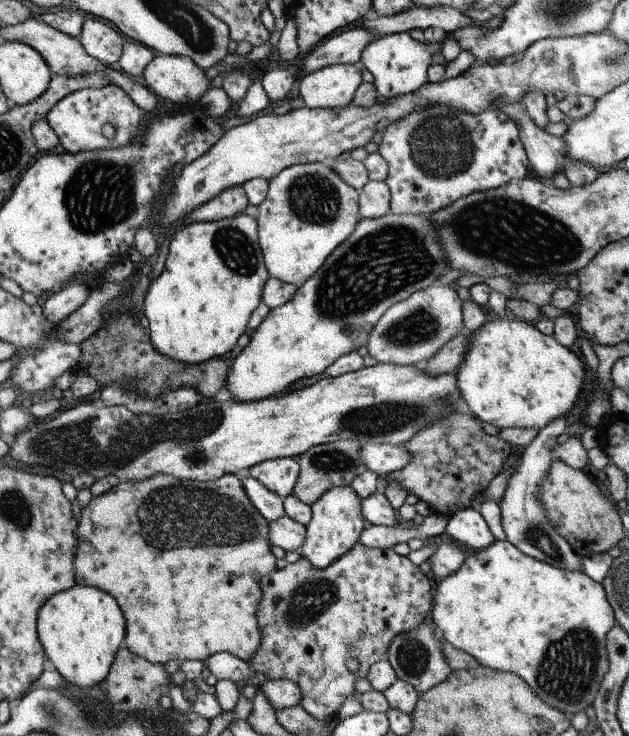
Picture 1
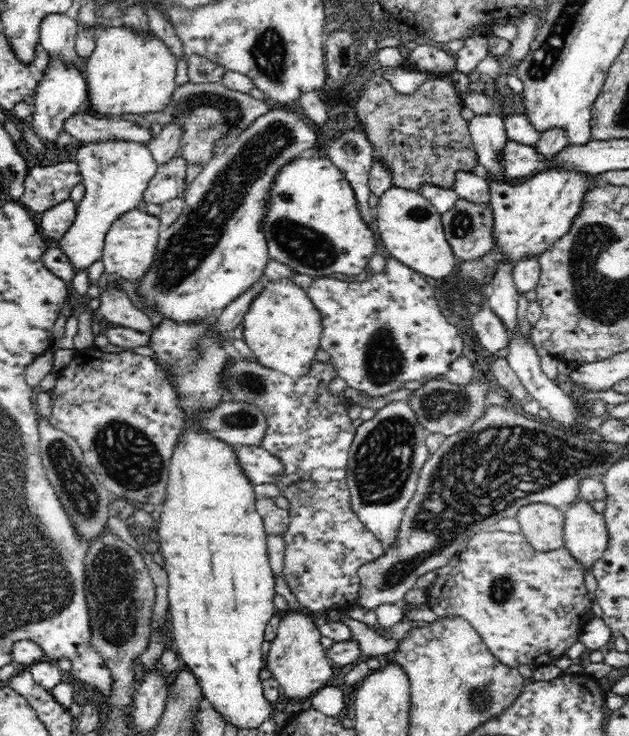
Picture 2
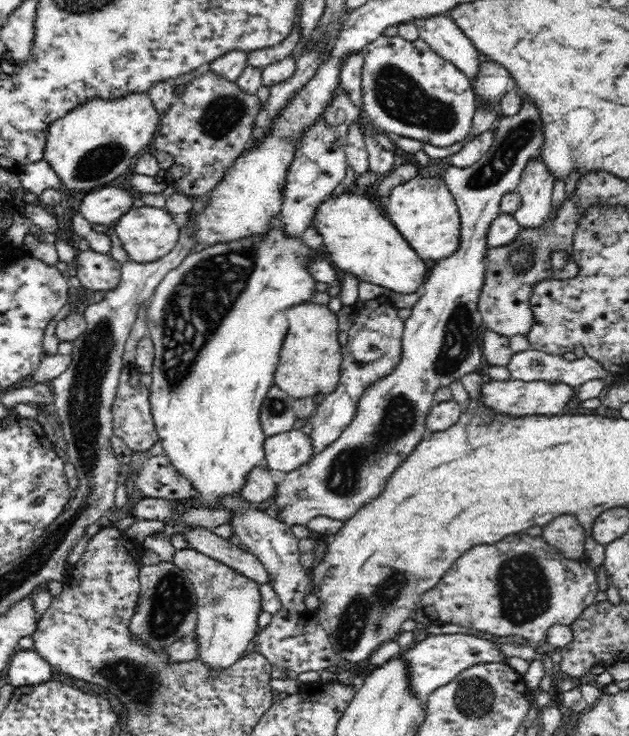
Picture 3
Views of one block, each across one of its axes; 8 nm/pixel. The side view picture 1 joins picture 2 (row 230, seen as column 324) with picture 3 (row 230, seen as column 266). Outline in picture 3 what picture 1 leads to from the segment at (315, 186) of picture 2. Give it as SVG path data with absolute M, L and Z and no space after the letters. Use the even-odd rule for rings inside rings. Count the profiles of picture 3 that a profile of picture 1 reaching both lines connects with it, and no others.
M350 191L340 194L332 192L316 208L311 226L322 237L325 258L340 274L350 273L361 281L402 294L421 290L426 278L426 264L384 212L366 196Z

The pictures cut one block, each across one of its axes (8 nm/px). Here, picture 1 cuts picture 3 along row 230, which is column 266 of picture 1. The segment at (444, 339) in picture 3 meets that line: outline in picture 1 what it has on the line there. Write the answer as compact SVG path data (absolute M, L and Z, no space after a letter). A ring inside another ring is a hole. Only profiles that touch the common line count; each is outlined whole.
M283 457L254 464L248 472L251 478L258 480L267 490L284 499L292 494L299 465L296 458Z

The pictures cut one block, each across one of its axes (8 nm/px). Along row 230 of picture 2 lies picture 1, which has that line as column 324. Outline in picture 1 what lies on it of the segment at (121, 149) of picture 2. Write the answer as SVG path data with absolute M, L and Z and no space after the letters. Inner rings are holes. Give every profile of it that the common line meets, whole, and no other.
M335 63L305 73L299 85L298 92L307 108L342 107L351 103L354 90L361 83L360 65Z

